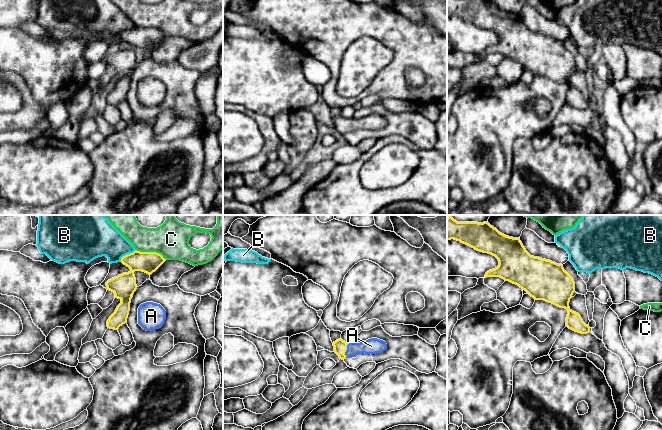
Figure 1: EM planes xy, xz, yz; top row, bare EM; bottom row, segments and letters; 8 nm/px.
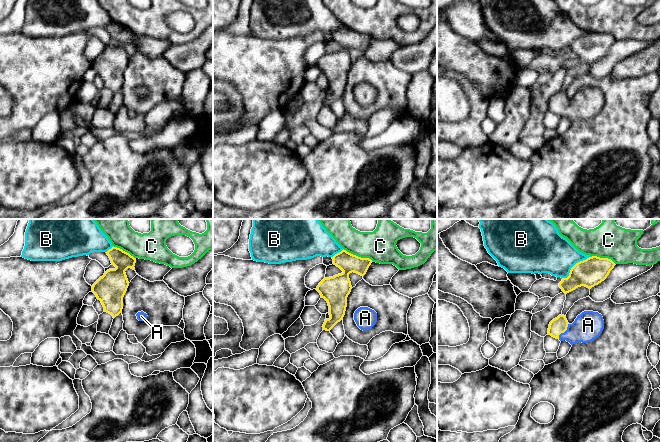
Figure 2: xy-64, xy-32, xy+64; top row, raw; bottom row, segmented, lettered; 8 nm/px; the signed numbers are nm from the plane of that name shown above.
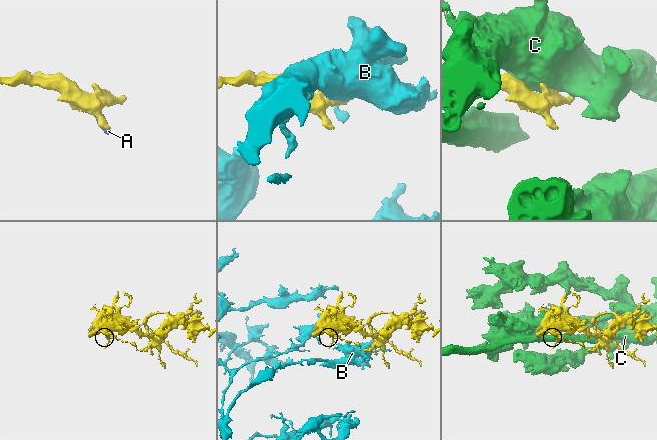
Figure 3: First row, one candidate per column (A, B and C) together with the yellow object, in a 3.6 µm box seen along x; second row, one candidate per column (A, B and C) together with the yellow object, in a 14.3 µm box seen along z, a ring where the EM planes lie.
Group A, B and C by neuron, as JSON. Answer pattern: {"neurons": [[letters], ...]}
{"neurons": [["A"], ["B"], ["C"]]}

